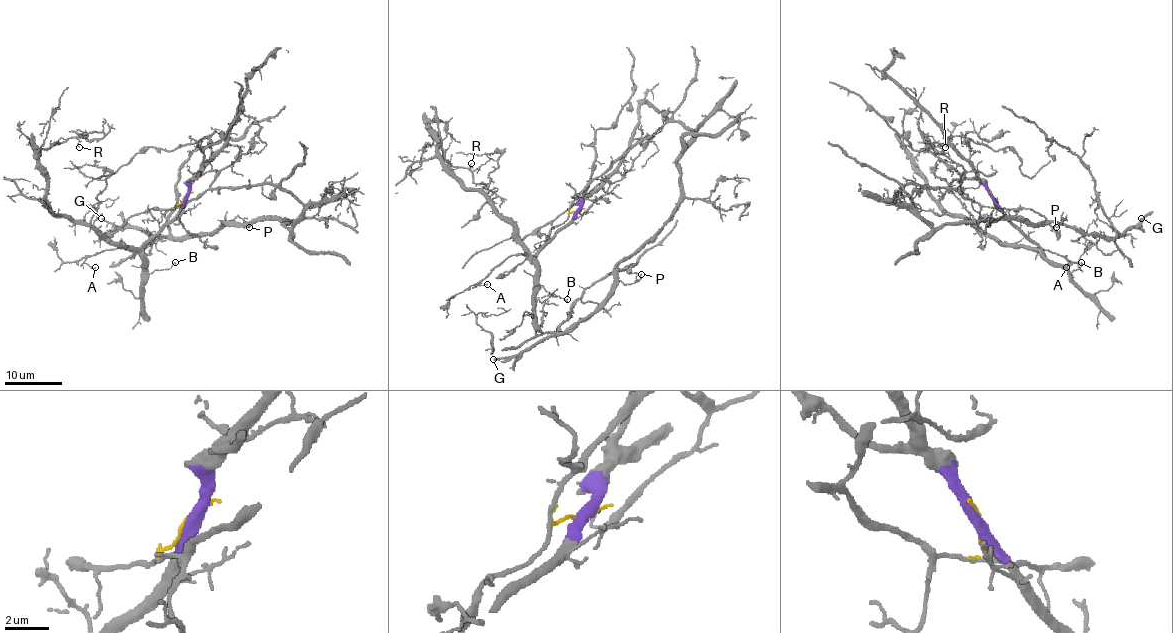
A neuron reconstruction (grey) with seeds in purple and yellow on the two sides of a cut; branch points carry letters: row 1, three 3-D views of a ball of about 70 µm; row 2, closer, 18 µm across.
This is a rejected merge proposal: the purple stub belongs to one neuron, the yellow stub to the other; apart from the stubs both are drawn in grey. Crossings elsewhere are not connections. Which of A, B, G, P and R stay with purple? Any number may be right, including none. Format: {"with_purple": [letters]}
{"with_purple": ["A", "B", "R"]}

